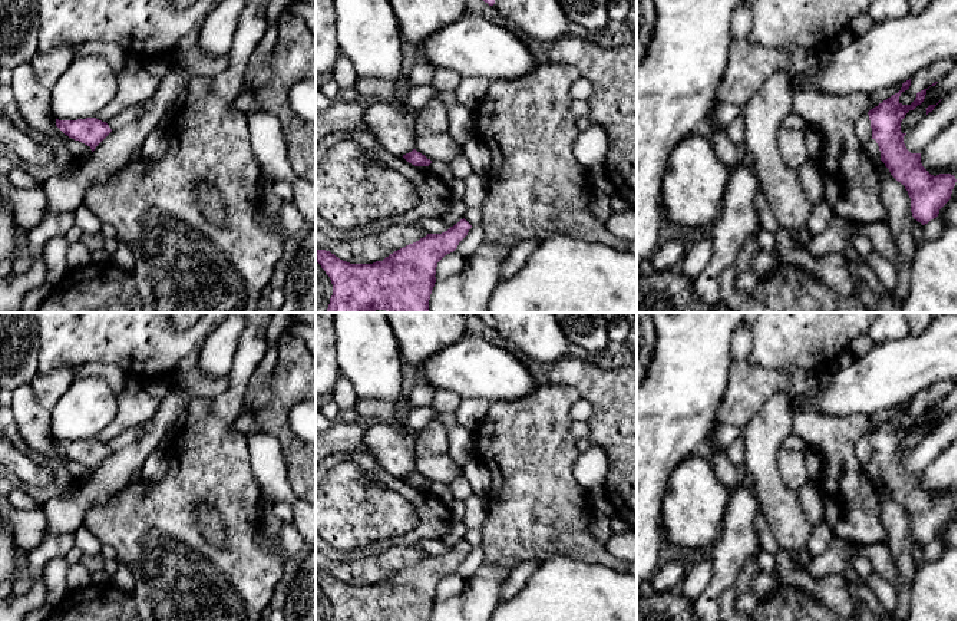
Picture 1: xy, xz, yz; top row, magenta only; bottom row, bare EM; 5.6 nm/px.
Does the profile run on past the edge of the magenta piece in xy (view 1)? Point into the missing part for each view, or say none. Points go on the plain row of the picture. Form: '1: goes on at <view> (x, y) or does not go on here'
1: does not go on here

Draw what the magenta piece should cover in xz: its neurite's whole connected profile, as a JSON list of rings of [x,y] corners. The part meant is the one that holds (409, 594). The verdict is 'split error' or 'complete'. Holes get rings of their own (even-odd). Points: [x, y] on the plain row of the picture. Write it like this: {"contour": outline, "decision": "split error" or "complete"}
{"contour": [[[463,539],[447,552],[427,555],[373,585],[350,585],[326,571],[316,571],[316,582],[331,601],[330,621],[430,621],[437,584],[457,569],[470,549],[472,546]]], "decision": "complete"}

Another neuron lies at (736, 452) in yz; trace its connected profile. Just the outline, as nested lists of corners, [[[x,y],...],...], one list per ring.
[[[741,436],[729,446],[727,455],[736,466],[741,466],[746,463],[746,443]]]

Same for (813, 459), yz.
[[[806,447],[805,460],[806,460],[809,479],[817,479],[823,470],[822,455],[813,447]]]

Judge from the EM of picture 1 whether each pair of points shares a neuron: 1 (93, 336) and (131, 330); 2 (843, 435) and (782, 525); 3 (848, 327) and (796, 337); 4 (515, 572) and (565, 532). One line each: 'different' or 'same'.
1: same
2: different
3: same
4: different

